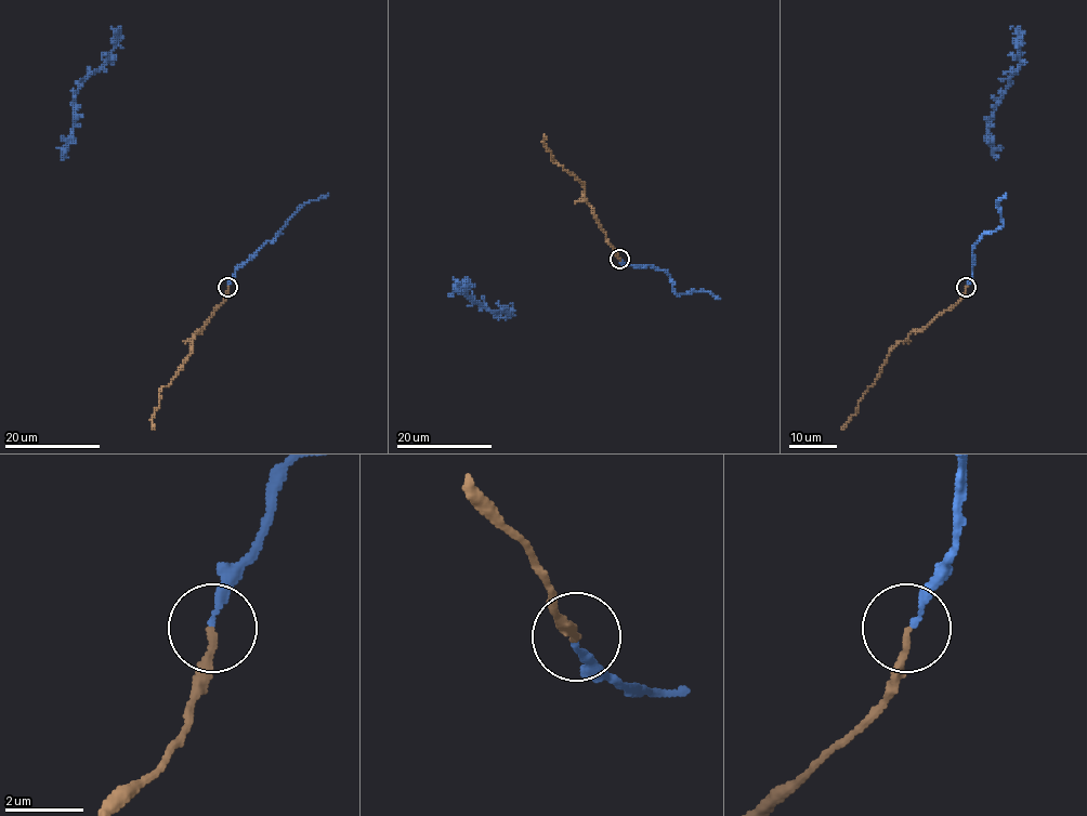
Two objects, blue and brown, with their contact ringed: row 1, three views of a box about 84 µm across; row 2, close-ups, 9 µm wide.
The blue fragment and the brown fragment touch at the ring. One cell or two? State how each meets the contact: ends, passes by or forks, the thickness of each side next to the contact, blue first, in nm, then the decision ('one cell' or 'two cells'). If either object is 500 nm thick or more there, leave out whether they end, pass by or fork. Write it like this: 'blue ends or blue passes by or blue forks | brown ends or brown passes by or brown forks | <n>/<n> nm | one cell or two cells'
blue ends | brown ends | 160/150 nm | one cell

